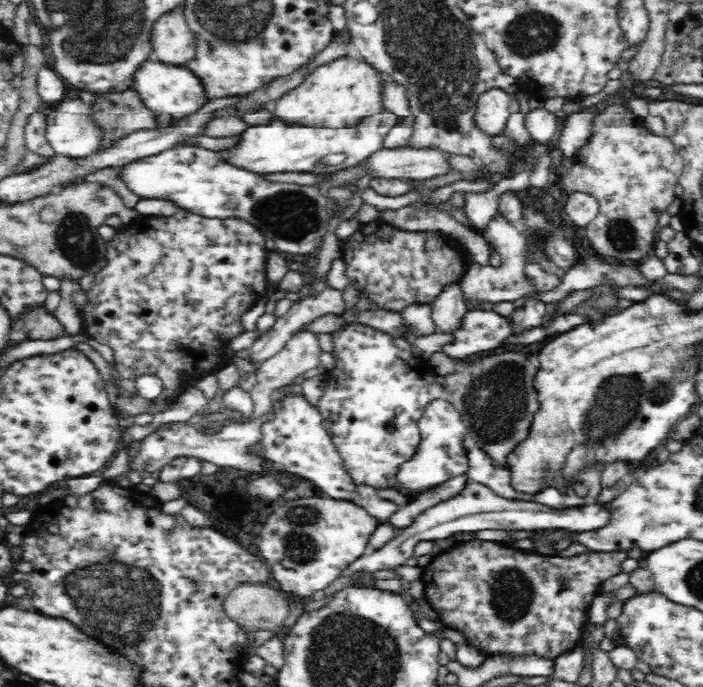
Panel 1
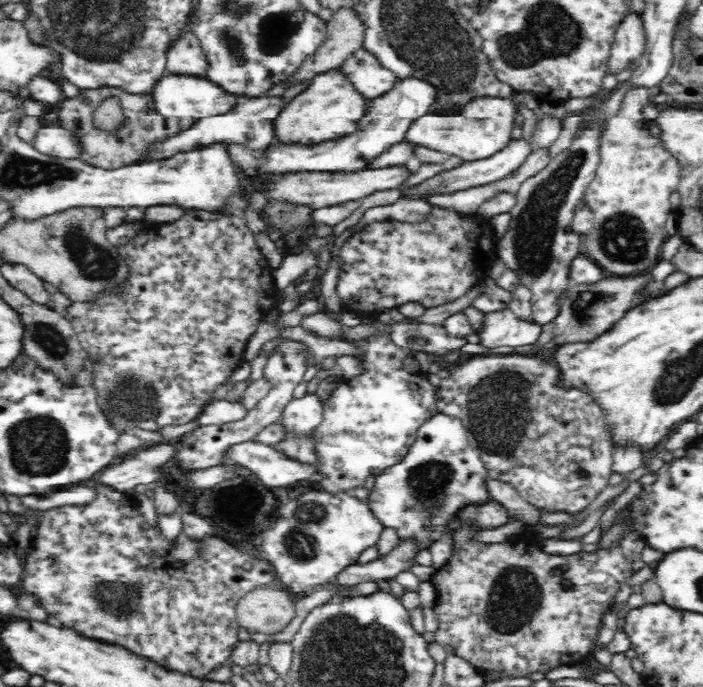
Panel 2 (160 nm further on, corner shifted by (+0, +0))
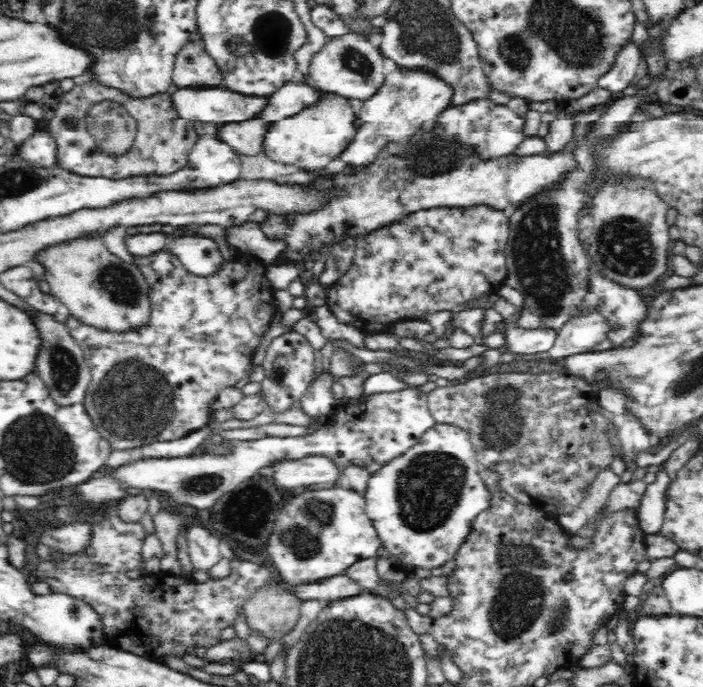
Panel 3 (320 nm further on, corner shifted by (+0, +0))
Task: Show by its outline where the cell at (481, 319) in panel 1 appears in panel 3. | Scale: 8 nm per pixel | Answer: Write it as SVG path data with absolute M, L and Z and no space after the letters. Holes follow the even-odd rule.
M504 299L494 304L494 309L502 315L504 324L504 344L500 348L490 348L484 357L490 363L496 363L504 350L520 355L548 352L556 338L557 330L553 328L524 328L516 323L516 307Z

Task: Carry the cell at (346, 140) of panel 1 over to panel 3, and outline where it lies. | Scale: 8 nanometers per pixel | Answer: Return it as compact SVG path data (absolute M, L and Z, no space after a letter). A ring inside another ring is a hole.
M397 68L388 73L384 85L360 108L359 125L354 138L338 154L338 160L351 169L365 168L388 151L388 146L411 136L415 129L429 126L442 109L449 107L452 89L438 77L423 70Z

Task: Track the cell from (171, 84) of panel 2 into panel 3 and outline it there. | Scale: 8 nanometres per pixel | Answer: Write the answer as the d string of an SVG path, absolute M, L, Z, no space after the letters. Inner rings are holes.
M186 86L176 88L170 93L171 108L180 118L192 120L192 122L206 122L220 124L230 121L241 121L253 117L264 105L266 98L242 95L223 88L222 86L198 87Z

